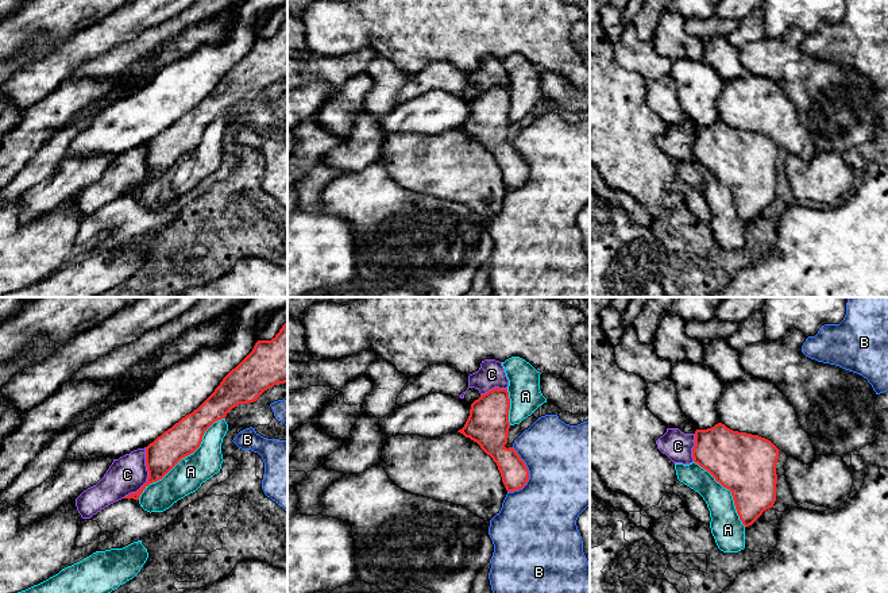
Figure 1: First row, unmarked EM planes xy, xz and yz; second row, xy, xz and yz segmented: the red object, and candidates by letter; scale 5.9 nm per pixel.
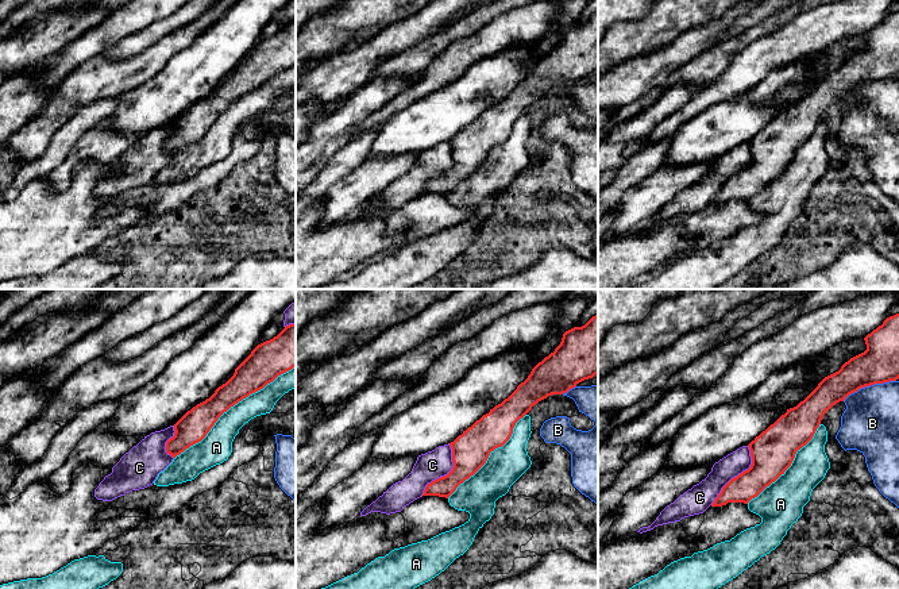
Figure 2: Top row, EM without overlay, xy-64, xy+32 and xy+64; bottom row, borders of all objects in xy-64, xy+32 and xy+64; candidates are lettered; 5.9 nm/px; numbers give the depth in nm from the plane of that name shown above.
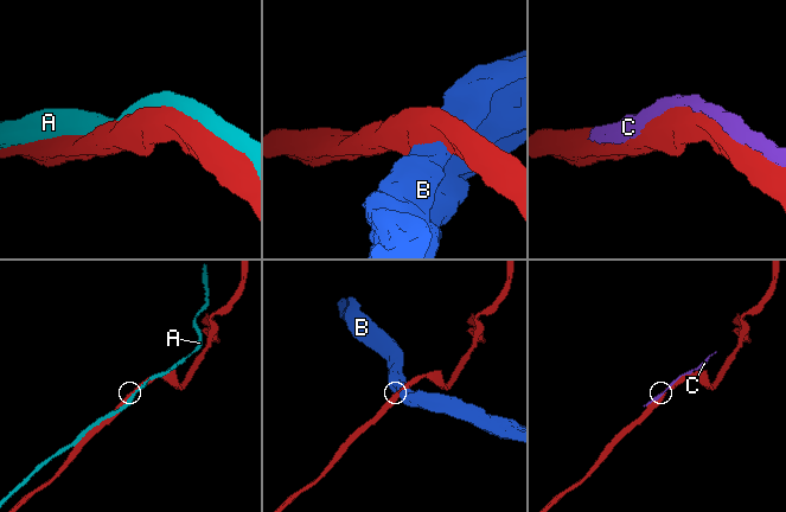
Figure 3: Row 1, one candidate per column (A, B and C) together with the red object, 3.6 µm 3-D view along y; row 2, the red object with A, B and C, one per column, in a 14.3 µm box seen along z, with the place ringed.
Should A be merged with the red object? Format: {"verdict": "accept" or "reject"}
{"verdict": "reject"}

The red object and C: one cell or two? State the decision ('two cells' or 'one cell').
two cells

